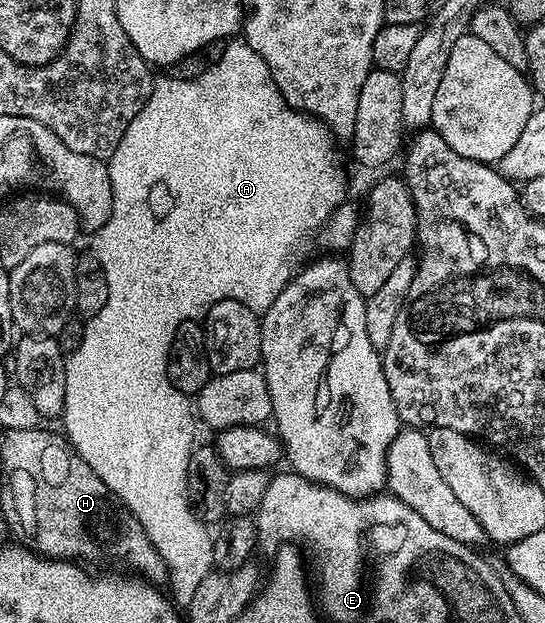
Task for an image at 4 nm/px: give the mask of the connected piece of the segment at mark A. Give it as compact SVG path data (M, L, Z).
M234 39L229 42L226 53L223 57L217 58L216 63L211 64L210 69L204 75L196 79L180 79L173 75L167 77L159 76L154 83L154 90L144 103L144 107L138 113L136 120L130 124L130 129L120 139L120 147L110 156L108 168L110 170L110 182L112 183L112 215L108 215L108 223L100 227L94 234L94 249L92 256L104 267L104 279L108 279L108 299L104 307L94 317L85 322L83 338L80 345L76 347L74 353L66 357L66 378L64 379L64 407L60 414L60 420L66 424L64 436L70 443L71 449L78 453L100 475L100 479L110 489L115 497L119 497L136 515L140 527L152 539L152 545L156 547L158 554L166 560L166 571L168 583L178 592L176 601L179 606L189 606L192 595L196 587L200 587L201 581L215 568L214 564L214 538L213 532L209 533L207 522L201 520L194 512L190 504L190 492L188 492L188 463L190 454L196 448L194 441L194 421L196 425L196 413L192 408L192 401L187 394L182 393L170 381L166 368L170 362L170 348L172 339L176 331L185 321L195 323L201 322L208 310L216 303L224 299L232 299L236 303L244 303L253 313L259 315L266 313L272 303L276 303L276 295L284 291L284 287L289 283L292 276L290 264L294 261L294 252L302 245L302 240L306 236L317 234L339 205L347 200L348 191L336 193L338 197L322 199L322 197L300 197L306 199L306 203L322 207L312 207L312 209L292 209L290 203L284 203L284 195L288 193L284 185L284 159L286 153L290 157L290 181L294 183L296 179L308 179L308 181L326 181L326 177L332 177L332 181L340 179L338 175L348 175L344 165L338 162L338 157L334 154L335 138L329 129L321 121L298 112L291 108L288 102L282 97L281 91L276 87L272 75L268 71L268 63L252 51L252 47L246 44L245 40Z

